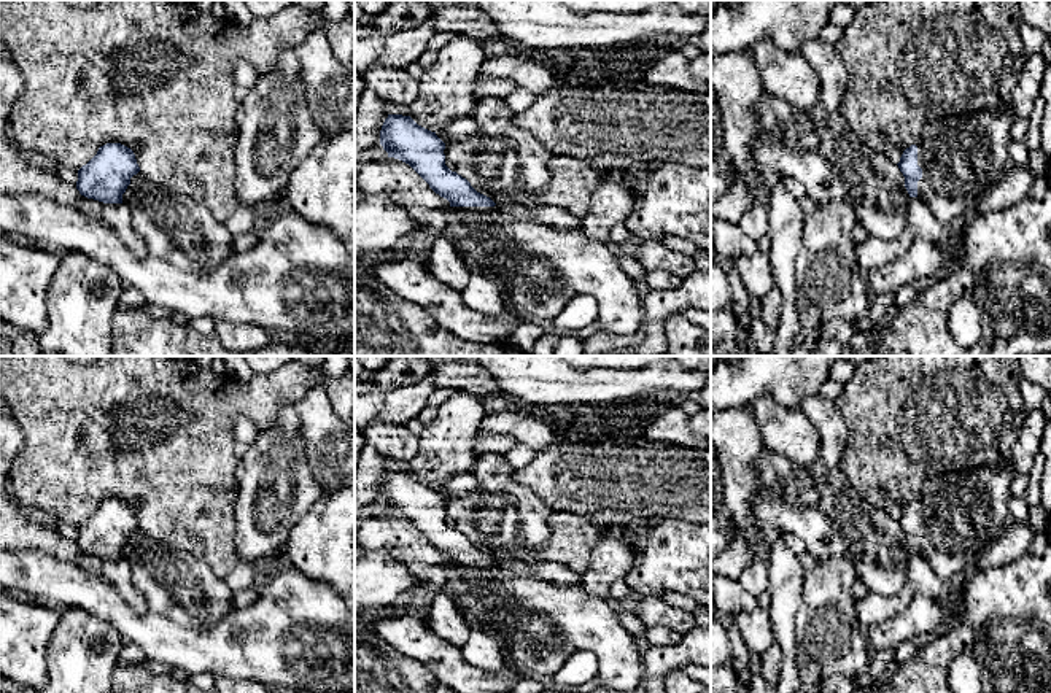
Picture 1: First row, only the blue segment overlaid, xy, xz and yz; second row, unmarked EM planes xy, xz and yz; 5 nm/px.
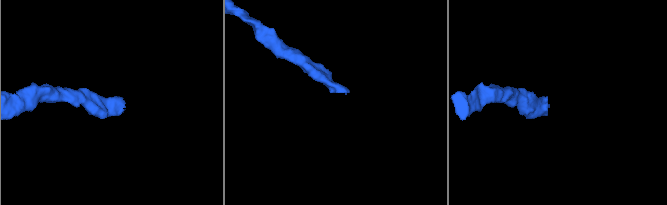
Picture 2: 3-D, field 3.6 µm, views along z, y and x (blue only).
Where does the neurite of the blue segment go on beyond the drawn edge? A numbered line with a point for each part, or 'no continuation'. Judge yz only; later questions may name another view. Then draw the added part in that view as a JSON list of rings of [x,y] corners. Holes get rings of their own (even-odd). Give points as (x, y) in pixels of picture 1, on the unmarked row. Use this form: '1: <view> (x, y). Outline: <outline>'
1: yz (962, 512). Outline: [[[1013,464],[976,466],[924,482],[916,499],[922,525],[917,555],[941,582],[965,579],[989,544],[1014,523],[1010,486],[1016,475]]]

